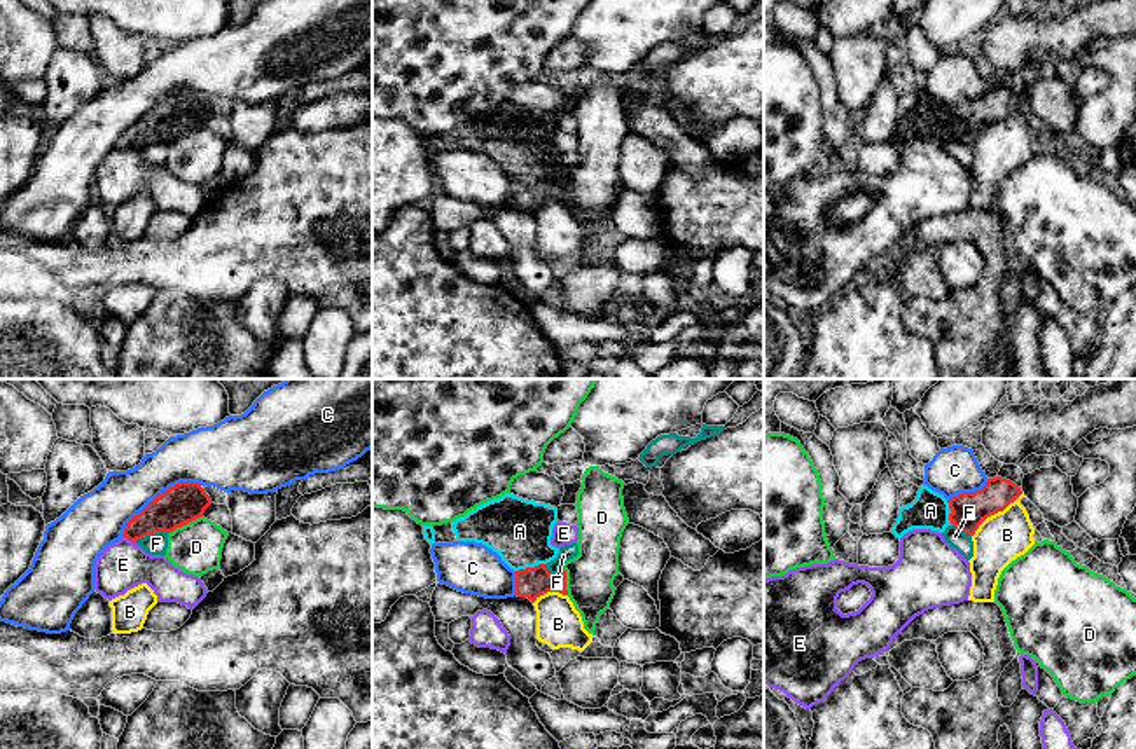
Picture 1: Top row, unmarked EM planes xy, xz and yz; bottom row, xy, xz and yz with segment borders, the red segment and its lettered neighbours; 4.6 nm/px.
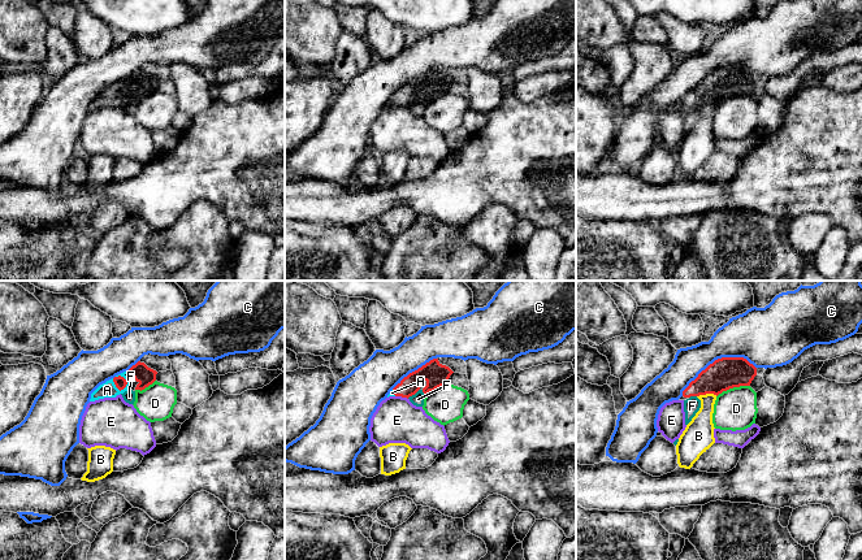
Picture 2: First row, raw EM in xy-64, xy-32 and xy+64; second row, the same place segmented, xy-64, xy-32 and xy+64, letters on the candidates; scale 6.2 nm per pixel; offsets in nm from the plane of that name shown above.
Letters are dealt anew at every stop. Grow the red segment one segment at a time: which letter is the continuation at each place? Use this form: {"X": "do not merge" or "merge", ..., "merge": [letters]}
{"A": "merge", "B": "do not merge", "C": "do not merge", "D": "do not merge", "E": "do not merge", "F": "do not merge", "merge": ["A"]}

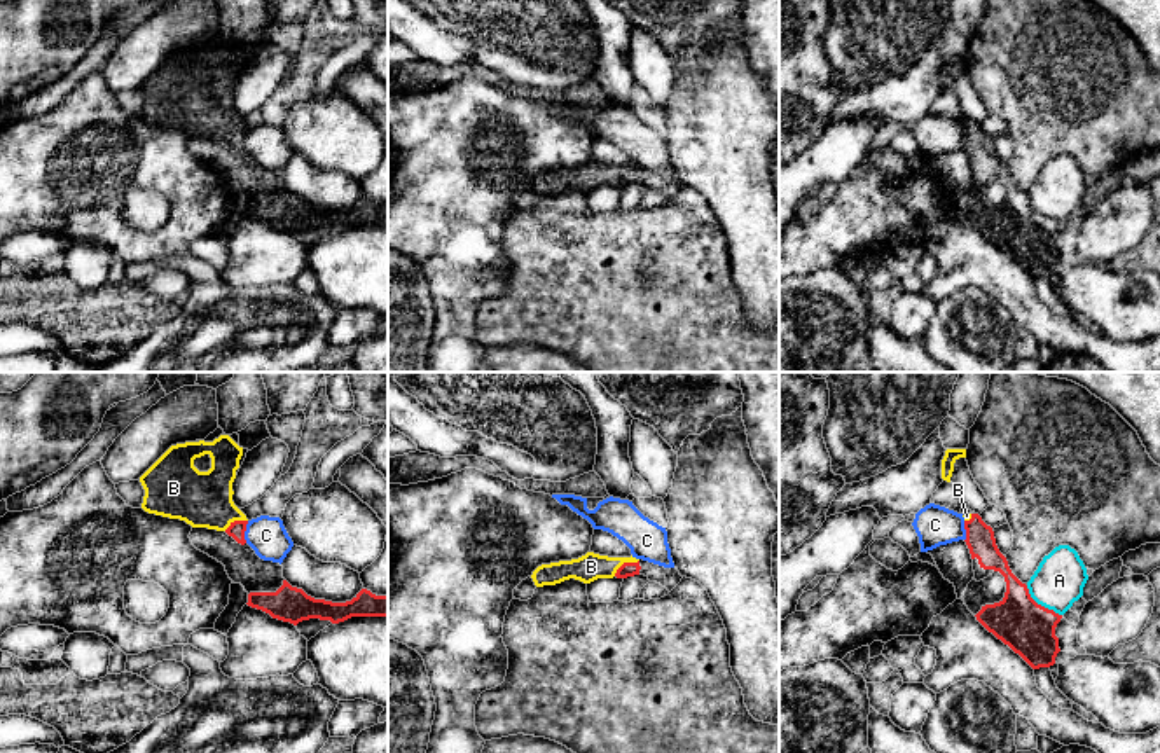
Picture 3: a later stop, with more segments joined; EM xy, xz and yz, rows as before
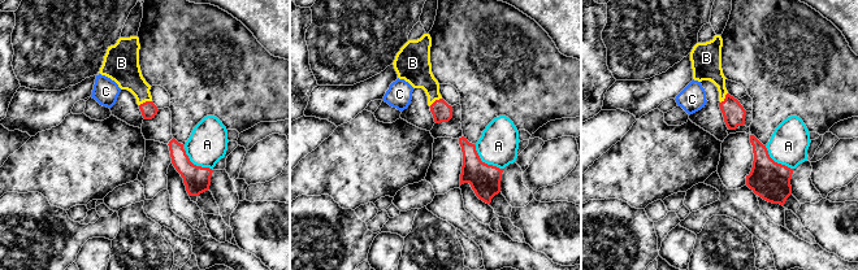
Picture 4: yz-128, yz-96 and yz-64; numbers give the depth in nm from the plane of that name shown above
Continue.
{"A": "do not merge", "B": "merge", "C": "do not merge", "merge": ["B"]}

